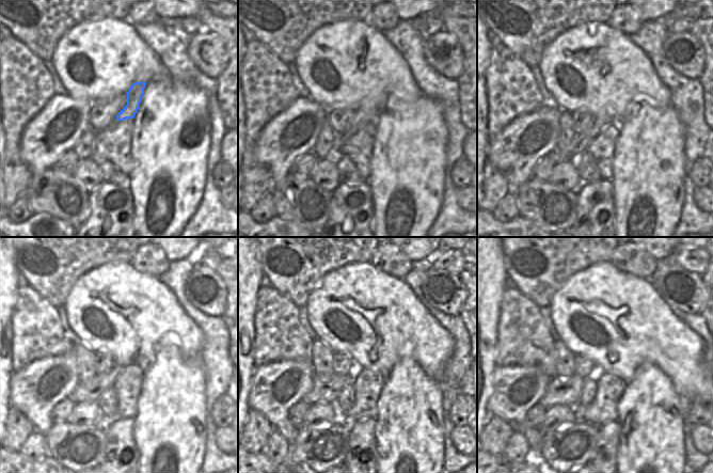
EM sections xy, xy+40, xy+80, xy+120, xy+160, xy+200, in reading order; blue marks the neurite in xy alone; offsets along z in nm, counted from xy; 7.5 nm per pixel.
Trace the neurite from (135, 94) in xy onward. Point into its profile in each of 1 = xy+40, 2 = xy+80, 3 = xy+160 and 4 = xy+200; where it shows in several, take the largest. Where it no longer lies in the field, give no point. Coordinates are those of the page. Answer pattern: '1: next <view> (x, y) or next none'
1: next xy+40 (361, 117)
2: next xy+80 (581, 141)
3: next xy+160 (328, 391)
4: next xy+200 (560, 390)

